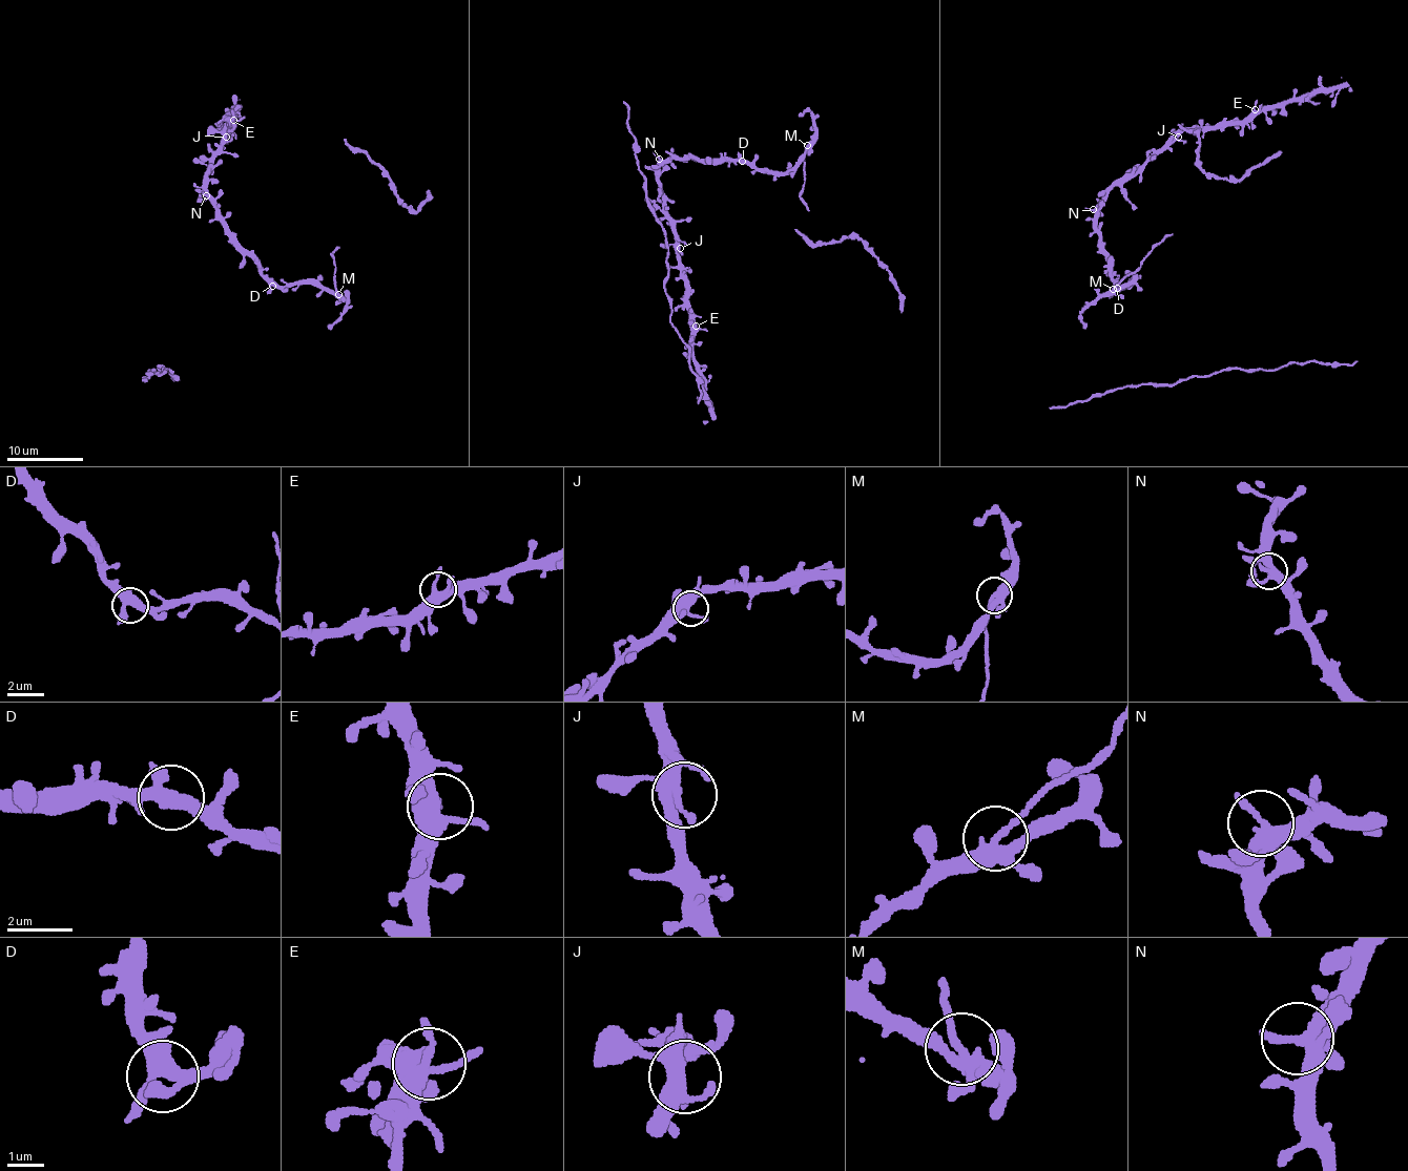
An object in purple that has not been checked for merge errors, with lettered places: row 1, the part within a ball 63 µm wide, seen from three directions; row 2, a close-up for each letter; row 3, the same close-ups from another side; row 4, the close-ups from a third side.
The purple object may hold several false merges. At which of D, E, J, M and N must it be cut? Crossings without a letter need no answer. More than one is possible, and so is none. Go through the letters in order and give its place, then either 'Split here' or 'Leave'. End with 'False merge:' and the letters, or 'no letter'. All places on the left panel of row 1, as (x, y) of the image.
D: Place: (272, 286). Leave
E: Place: (233, 120). Leave
J: Place: (226, 137). Leave
M: Place: (338, 294). Split here
N: Place: (206, 195). Leave
False merge: M

